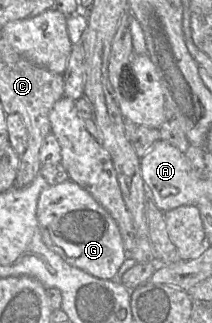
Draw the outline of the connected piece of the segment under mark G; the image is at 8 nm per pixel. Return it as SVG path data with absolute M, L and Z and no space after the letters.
M72 180L49 185L40 193L37 219L44 244L68 264L99 279L115 279L127 258L115 220L91 196Z

